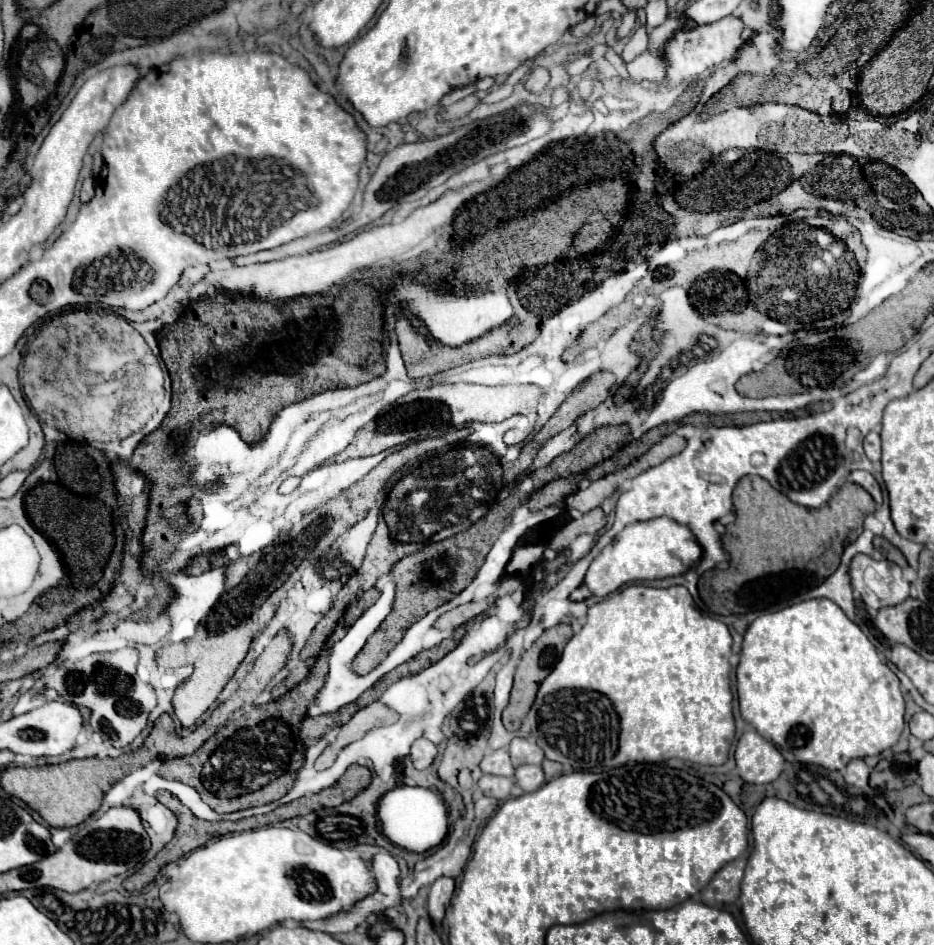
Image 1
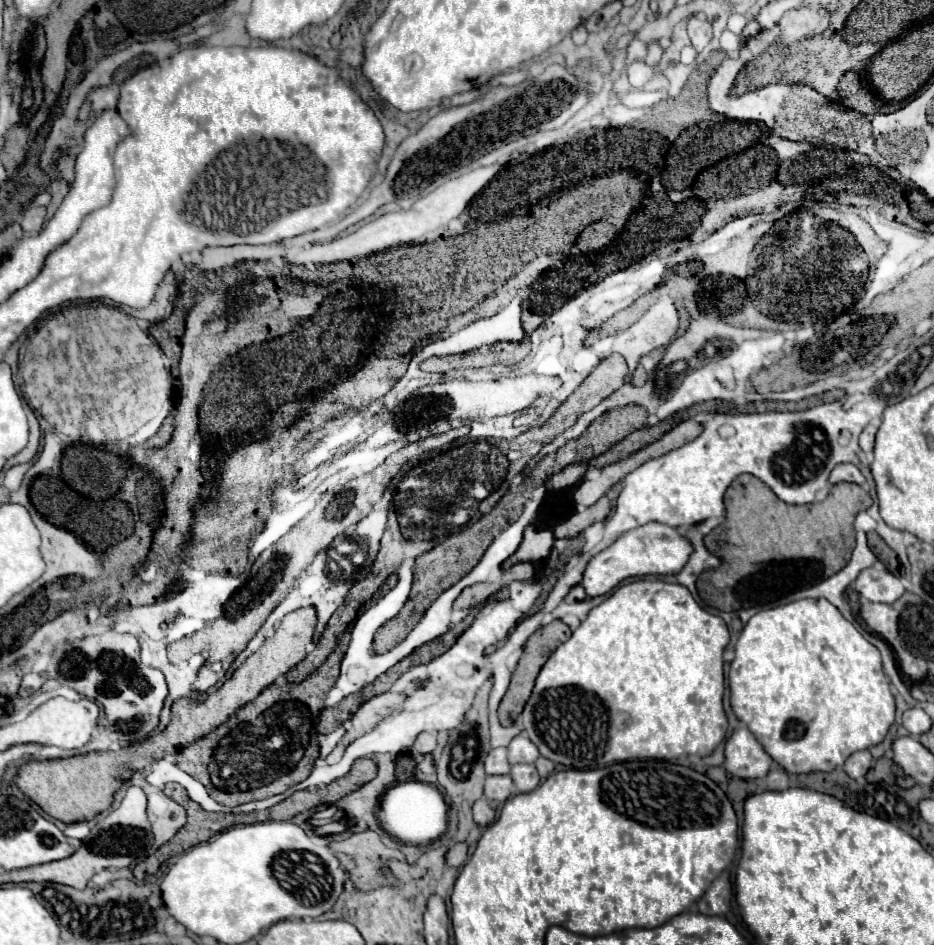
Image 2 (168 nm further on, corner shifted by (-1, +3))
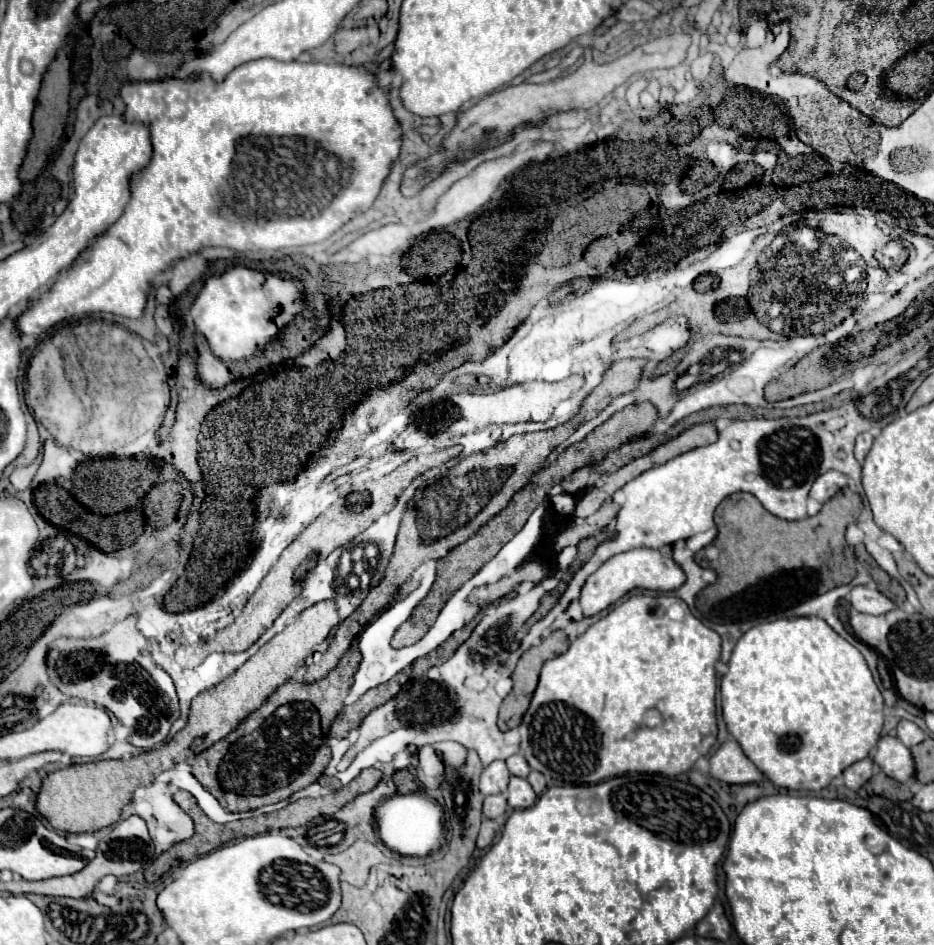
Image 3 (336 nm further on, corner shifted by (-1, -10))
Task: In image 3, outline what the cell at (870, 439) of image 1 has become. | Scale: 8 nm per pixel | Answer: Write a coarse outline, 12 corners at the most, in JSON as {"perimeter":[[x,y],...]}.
{"perimeter":[[860,433],[854,455],[860,463],[866,459],[874,437]]}

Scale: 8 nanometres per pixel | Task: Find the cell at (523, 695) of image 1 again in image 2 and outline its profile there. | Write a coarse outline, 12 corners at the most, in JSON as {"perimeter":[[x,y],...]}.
{"perimeter":[[560,620],[540,628],[524,644],[522,658],[502,698],[504,726],[520,716],[542,664],[570,628]]}

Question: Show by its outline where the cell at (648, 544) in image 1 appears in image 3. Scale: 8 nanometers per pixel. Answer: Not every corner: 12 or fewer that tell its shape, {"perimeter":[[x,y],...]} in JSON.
{"perimeter":[[638,547],[586,579],[584,615],[630,589],[676,591],[686,575],[672,557]]}

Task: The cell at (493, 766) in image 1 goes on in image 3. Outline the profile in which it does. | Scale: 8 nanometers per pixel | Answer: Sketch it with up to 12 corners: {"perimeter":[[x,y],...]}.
{"perimeter":[[492,761],[480,777],[484,795],[506,793],[510,771]]}

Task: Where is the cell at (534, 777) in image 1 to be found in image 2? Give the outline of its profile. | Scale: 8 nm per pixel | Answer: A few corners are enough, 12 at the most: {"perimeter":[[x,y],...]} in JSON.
{"perimeter":[[514,764],[510,776],[518,792],[540,784],[534,764]]}

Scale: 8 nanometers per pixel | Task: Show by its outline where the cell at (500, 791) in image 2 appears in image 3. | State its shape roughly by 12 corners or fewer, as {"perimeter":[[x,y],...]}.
{"perimeter":[[506,795],[484,799],[486,819],[498,819],[508,809]]}

